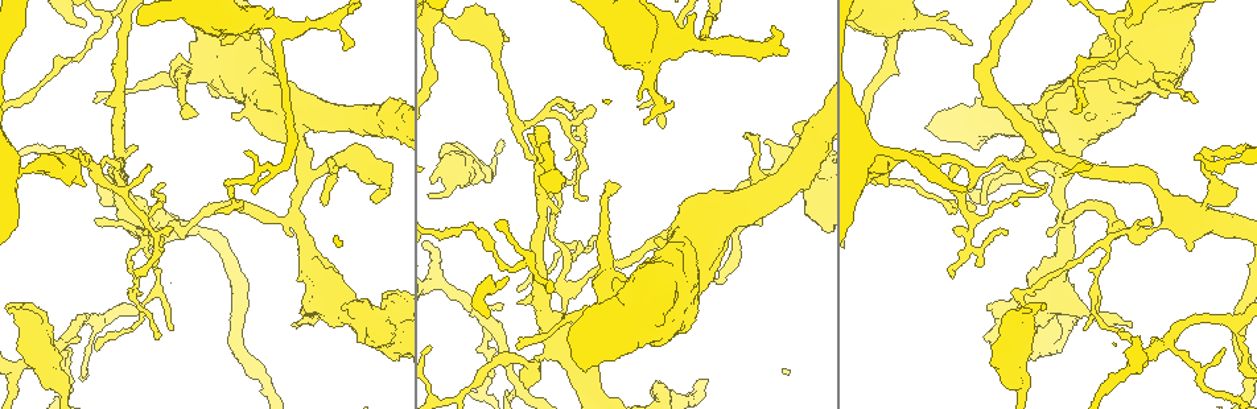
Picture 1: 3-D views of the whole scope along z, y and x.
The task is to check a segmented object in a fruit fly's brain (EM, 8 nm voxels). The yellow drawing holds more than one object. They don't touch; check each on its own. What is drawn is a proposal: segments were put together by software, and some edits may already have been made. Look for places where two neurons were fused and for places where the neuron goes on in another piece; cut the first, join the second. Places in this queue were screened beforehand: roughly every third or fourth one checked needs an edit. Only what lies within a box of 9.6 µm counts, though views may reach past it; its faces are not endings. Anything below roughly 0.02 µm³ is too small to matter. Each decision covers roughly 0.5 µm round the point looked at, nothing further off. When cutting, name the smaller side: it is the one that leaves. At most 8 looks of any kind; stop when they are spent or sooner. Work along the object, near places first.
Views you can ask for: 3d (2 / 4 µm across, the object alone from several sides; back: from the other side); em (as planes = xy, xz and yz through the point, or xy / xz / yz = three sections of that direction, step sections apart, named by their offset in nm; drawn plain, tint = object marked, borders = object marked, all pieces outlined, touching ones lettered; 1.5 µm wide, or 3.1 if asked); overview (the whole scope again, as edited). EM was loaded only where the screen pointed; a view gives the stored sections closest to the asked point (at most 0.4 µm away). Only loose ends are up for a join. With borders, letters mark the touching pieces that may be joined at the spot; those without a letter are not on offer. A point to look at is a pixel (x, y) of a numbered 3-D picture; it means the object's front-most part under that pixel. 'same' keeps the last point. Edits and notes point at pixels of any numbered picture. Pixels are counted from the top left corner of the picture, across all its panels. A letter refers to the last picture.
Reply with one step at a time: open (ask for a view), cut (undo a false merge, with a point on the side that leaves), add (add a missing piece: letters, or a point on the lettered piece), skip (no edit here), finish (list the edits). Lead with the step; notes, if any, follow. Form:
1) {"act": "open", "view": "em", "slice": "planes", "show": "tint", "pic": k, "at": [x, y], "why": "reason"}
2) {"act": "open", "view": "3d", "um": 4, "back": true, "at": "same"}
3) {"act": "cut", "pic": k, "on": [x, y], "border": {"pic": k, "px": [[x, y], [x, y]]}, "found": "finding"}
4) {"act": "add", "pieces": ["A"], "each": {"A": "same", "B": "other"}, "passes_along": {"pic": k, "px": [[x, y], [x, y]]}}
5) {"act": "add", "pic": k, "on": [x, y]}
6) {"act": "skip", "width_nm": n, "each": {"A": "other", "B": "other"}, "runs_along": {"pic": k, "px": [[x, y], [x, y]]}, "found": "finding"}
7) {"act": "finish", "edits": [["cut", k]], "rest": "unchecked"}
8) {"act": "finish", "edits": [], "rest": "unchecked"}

{"act": "open", "view": "3d", "um": 4, "pic": 1, "at": [1205, 203], "why": "a narrow waist"}

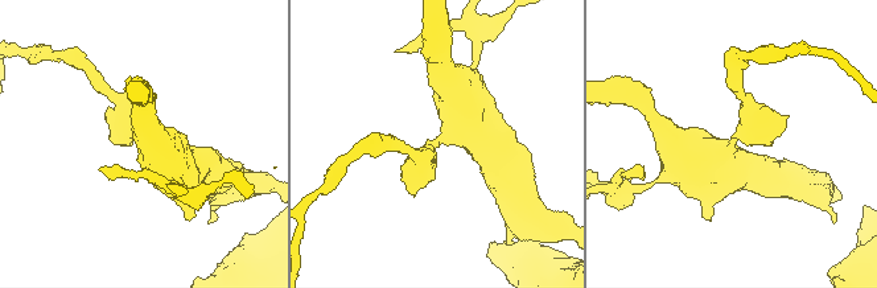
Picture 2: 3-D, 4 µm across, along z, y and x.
{"act": "open", "view": "em", "slice": "planes", "show": "tint", "pic": 2, "at": [435, 141], "arm_widths_nm": [170, 650]}

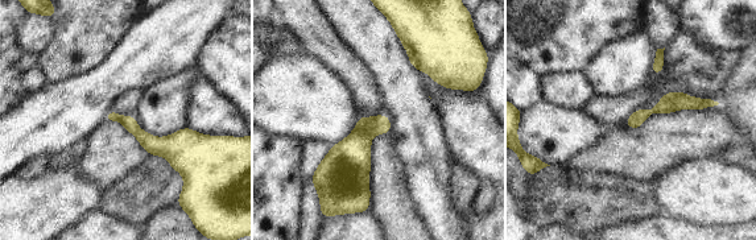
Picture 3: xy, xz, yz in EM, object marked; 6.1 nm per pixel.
{"act": "open", "view": "em", "slice": "planes", "show": "borders", "at": "same", "why": "what lies round it"}

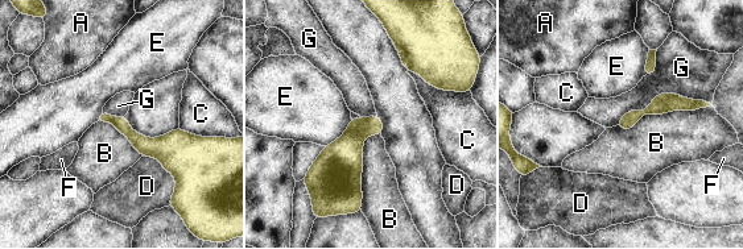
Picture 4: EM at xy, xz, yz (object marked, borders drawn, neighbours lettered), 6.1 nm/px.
{"act": "skip", "each": {"A": "other", "B": "other", "C": "other", "D": "other", "E": "other", "F": "other", "G": "other"}, "found": "one neuron here"}

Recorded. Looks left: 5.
{"act": "open", "view": "em", "slice": "planes", "show": "tint", "pic": 1, "at": [349, 14], "why": "free end"}

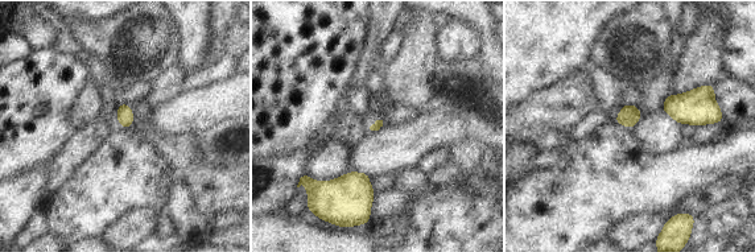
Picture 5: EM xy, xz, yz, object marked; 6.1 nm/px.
{"act": "open", "view": "em", "slice": "planes", "show": "borders", "at": "same"}

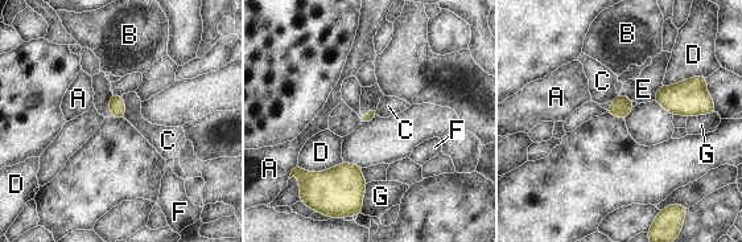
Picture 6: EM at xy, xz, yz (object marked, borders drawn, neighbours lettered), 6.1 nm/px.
{"act": "skip", "longest_contact_nm": ["D", 280], "each": {"A": "other", "B": "other", "C": "other", "D": "other", "E": "other", "F": "other", "G": "other"}, "found": "no lettered piece goes on from it"}

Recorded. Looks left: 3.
{"act": "open", "view": "em", "slice": "xz", "step": 4, "show": "tint", "pic": 1, "at": [1162, 77], "why": "thick turns thin"}

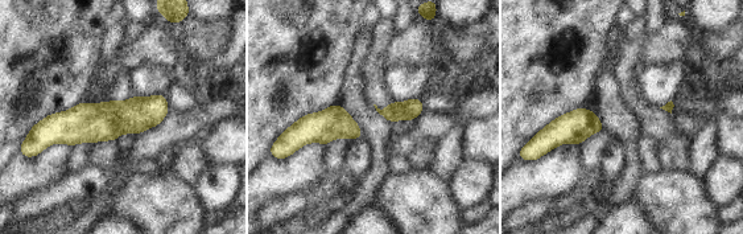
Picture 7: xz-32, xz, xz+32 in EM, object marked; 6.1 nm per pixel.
{"act": "open", "view": "em", "slice": "planes", "show": "borders", "at": "same", "why": "cut it another way"}

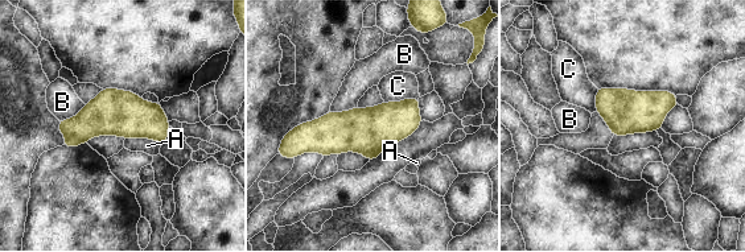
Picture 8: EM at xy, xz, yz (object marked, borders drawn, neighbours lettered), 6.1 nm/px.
{"act": "skip", "longest_contact_nm": ["C", 220], "each": {"A": "other", "B": "other", "C": "other"}, "runs_along": {"pic": 8, "px": [[415, 100], [370, 131], [296, 132]]}, "found": "all the same neuron"}

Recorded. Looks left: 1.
{"act": "finish", "edits": [], "rest": "unchecked"}

